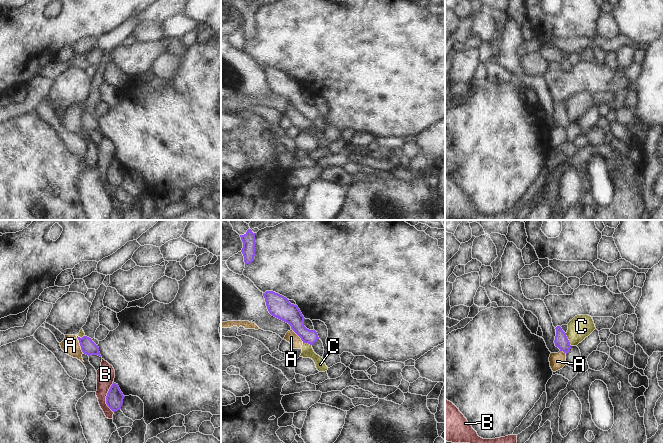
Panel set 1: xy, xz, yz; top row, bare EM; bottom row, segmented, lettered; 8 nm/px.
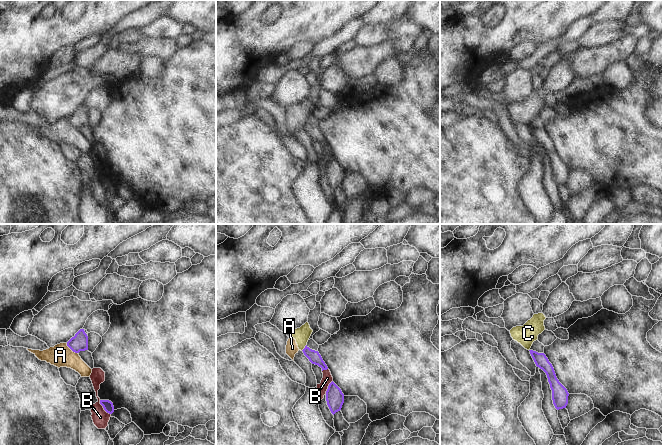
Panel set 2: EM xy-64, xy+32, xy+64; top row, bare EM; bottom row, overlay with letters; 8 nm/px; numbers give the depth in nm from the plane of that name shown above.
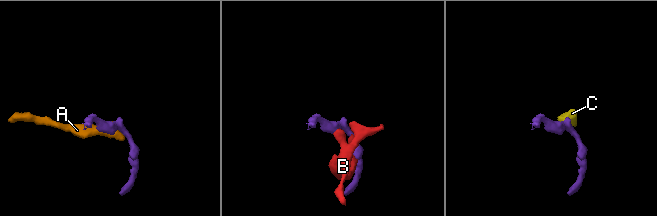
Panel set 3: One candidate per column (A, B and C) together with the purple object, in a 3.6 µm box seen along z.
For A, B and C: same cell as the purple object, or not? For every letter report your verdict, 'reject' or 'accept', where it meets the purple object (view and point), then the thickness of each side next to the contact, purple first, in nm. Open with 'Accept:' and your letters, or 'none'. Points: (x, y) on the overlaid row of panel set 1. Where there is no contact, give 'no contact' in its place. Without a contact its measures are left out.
Accept: none
A: reject | xy (80, 344) | 120/150 nm
B: reject | xy (106, 397) | 140/140 nm
C: reject | yz (567, 339) | 120/190 nm

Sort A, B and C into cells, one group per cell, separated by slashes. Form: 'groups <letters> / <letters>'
groups A C / B

